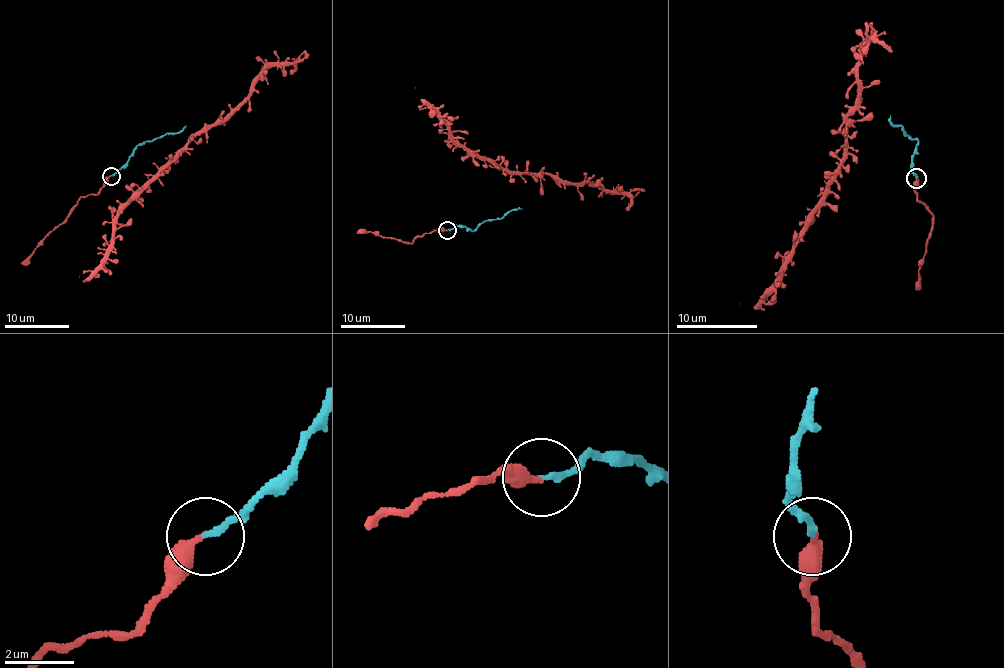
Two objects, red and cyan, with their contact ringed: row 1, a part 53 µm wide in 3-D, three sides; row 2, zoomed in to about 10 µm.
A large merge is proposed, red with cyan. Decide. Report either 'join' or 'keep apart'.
join

